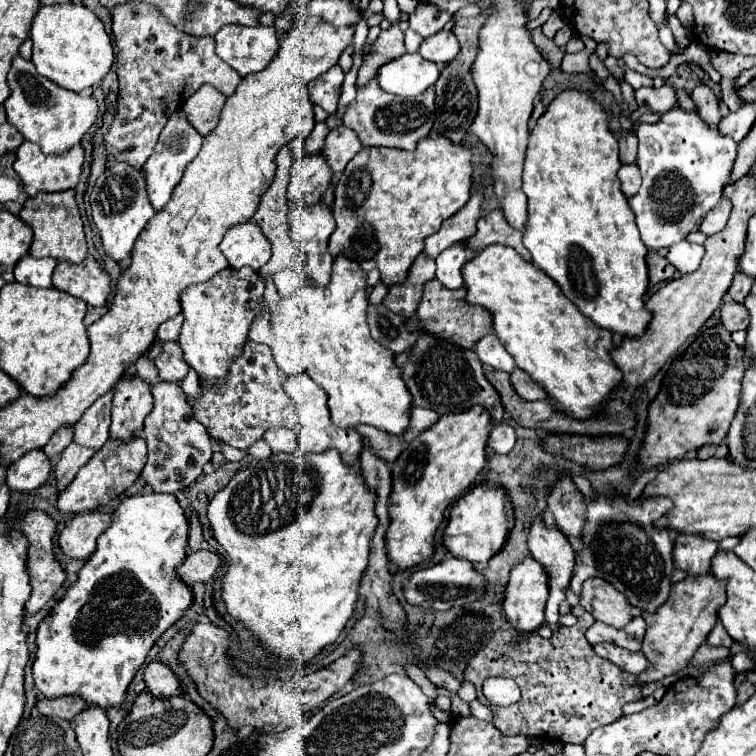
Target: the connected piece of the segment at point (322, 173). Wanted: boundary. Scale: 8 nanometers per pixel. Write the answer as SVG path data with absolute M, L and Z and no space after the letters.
M321 154L297 160L291 168L287 184L287 202L295 204L317 204L333 178L331 168L325 164Z

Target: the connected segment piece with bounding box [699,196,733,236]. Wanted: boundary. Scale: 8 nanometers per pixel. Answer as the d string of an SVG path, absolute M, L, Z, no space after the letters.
M723 196L723 198L717 202L717 206L705 216L705 220L701 222L699 230L705 232L707 236L711 236L711 234L715 234L715 232L721 232L721 230L725 228L725 224L727 224L727 218L729 218L731 208L733 208L731 200Z

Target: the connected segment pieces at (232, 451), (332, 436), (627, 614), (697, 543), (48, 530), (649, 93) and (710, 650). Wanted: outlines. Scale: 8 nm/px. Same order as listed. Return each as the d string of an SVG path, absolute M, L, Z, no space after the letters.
M214 440L214 442L221 448L221 452L224 455L224 457L227 459L227 461L237 462L242 460L246 455L245 451L233 448L227 444L223 444L218 440Z
M307 374L291 376L285 382L285 392L291 396L291 402L301 418L301 432L299 432L299 446L305 452L325 452L329 448L339 450L343 464L355 466L357 458L363 450L363 436L357 430L343 430L331 422L329 410L327 410L327 394L321 386L317 386Z
M589 578L583 582L581 602L579 602L595 620L611 624L615 628L623 628L633 616L629 602L621 596L607 580Z
M677 534L675 538L675 568L687 570L691 576L709 572L711 558L717 554L719 544L699 534Z
M29 510L25 516L17 516L17 520L13 520L13 530L21 532L27 542L29 542L29 552L27 552L27 572L29 572L29 584L31 584L31 596L25 602L25 612L33 614L37 610L41 610L53 596L53 592L57 588L63 586L65 582L65 572L61 568L61 564L53 558L53 534L57 530L57 524L53 518L49 518L45 512L41 510Z
M659 86L659 88L639 88L637 92L637 104L649 108L651 112L667 112L669 108L677 106L677 94L669 86Z
M703 642L699 646L699 650L695 652L693 660L689 662L689 666L699 666L707 660L719 660L719 658L727 658L729 656L729 648L727 646L711 646L707 642Z

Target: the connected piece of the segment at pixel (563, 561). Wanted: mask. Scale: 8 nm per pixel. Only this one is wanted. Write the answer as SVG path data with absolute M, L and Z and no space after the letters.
M537 514L533 524L531 524L531 530L529 530L529 552L533 554L533 558L537 562L541 562L545 568L547 568L547 574L549 574L549 584L551 584L551 594L549 594L549 600L547 600L547 608L545 608L545 620L547 624L555 626L559 622L559 604L563 602L565 598L565 588L569 586L571 582L571 576L573 576L573 568L575 568L575 552L567 540L567 536L553 524L553 526L547 526L543 522L543 516Z

